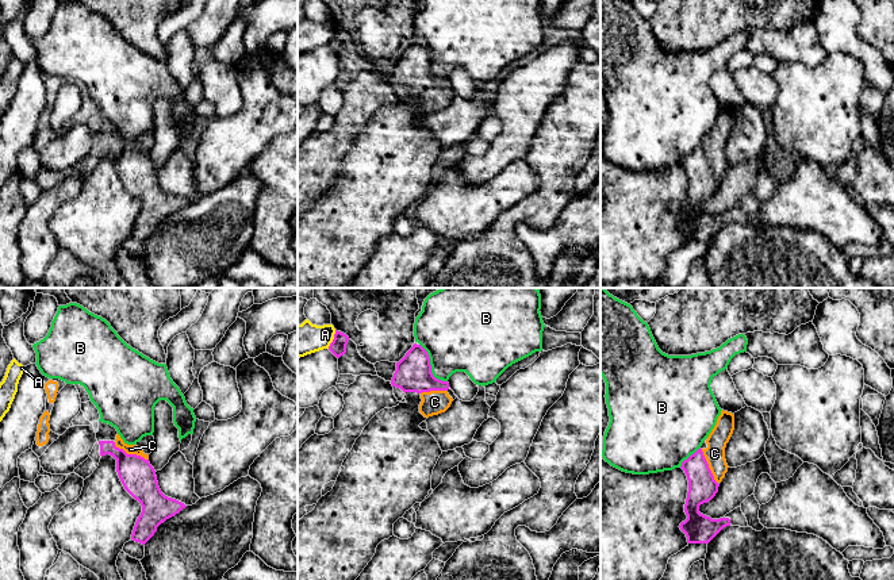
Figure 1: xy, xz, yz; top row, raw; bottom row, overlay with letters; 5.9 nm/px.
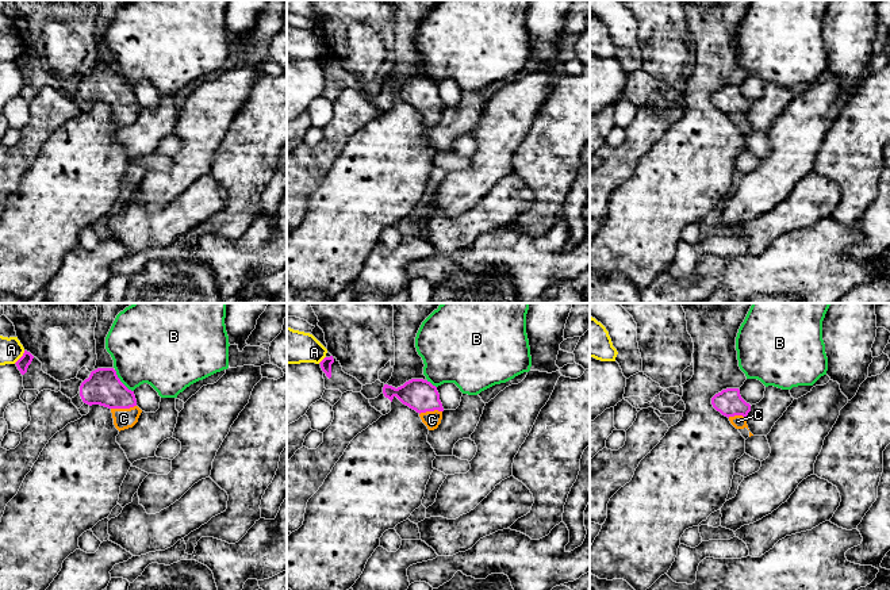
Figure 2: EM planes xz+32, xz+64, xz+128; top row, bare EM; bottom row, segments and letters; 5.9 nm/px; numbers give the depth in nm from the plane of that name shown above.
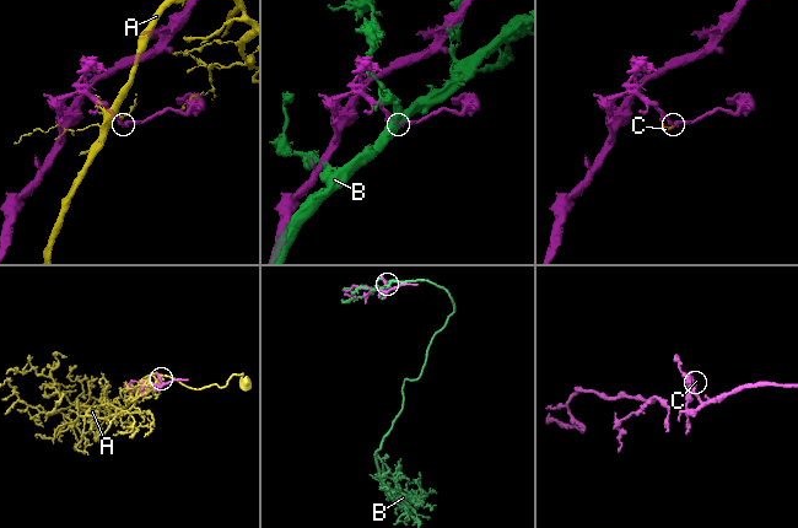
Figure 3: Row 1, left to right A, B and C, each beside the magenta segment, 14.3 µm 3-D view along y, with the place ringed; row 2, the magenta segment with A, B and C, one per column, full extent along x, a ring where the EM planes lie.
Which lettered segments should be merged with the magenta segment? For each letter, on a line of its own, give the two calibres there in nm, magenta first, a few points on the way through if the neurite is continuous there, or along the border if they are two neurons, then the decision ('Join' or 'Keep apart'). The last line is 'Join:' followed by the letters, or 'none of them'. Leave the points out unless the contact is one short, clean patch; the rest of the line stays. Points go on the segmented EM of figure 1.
A: Thickness 100 nm (magenta) against 190 nm. Keep apart
B: Thickness 220 nm (magenta) against 420 nm. Keep apart
C: Thickness 200 nm (magenta) against 60 nm. Path across: xy (138, 477), (130, 454), (130, 449). Join
Join: C

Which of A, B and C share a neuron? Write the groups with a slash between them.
A / B / C

